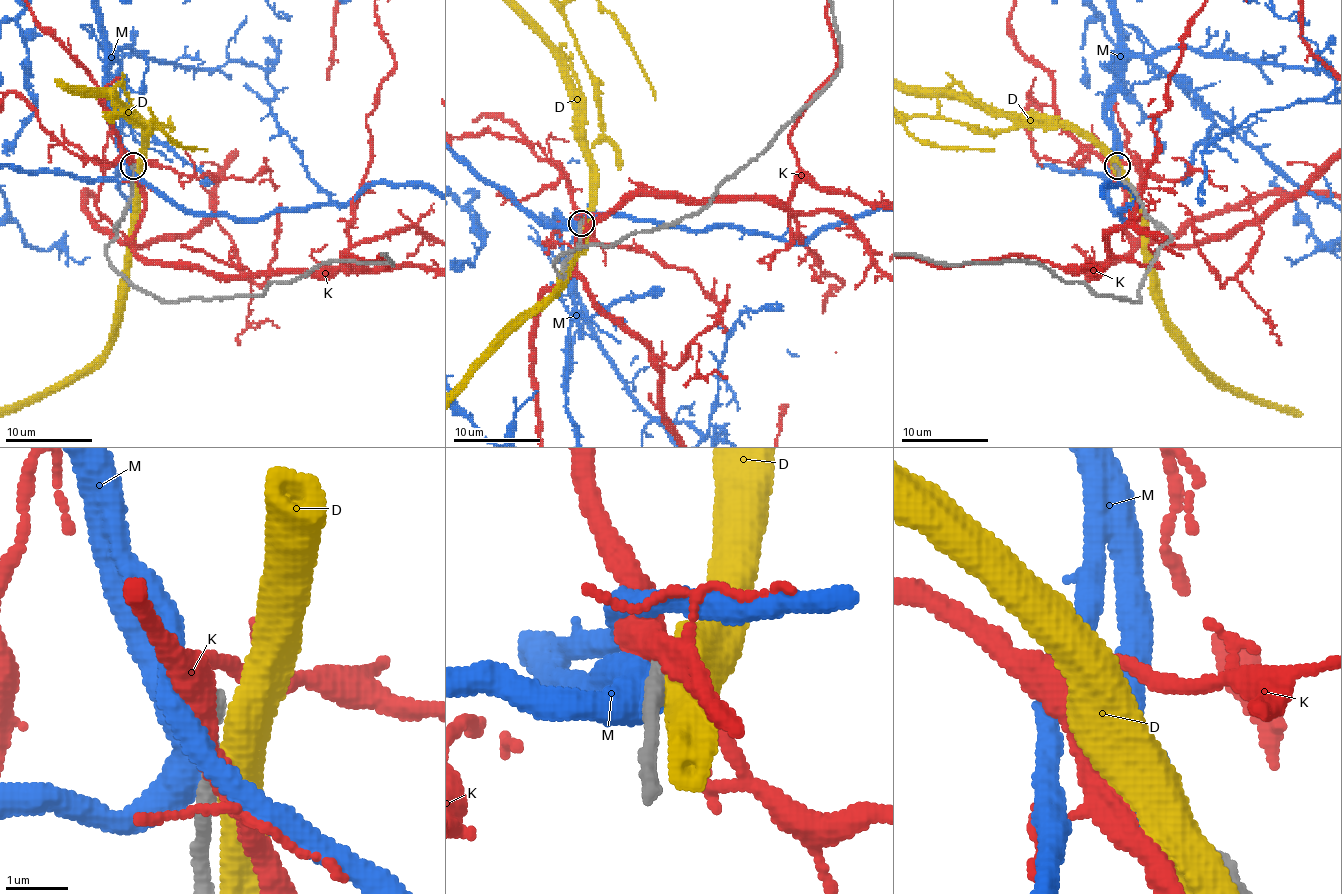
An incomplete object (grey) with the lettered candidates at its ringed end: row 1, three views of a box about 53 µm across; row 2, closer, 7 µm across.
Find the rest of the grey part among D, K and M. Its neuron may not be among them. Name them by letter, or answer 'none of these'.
none of these

